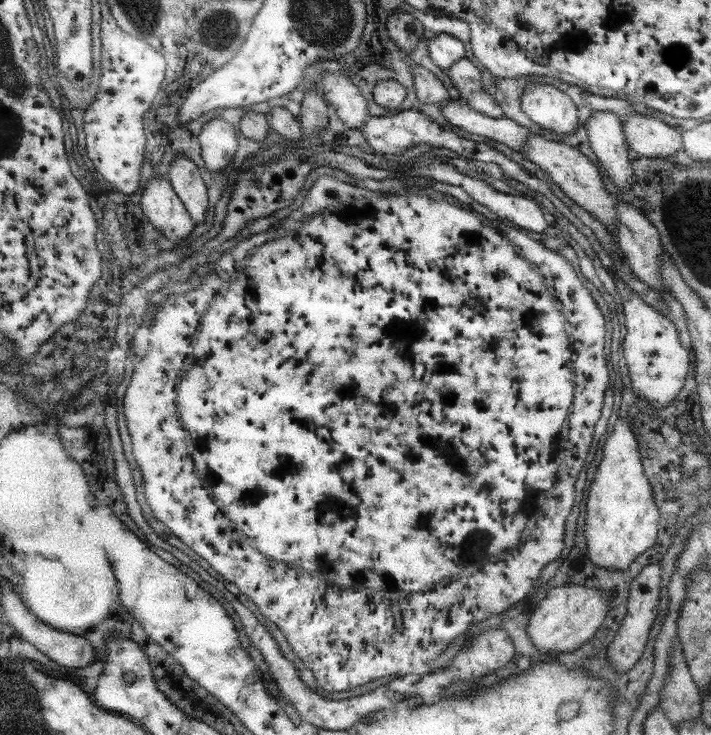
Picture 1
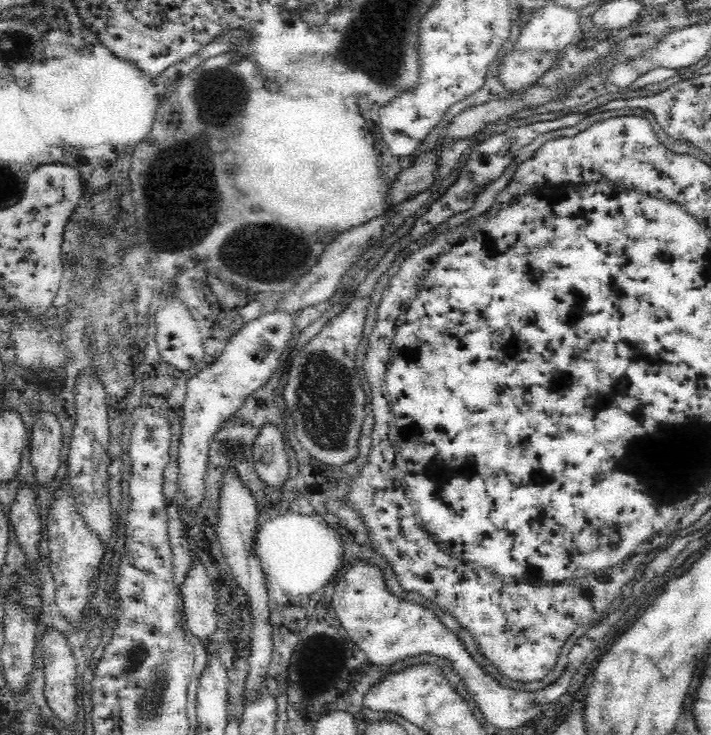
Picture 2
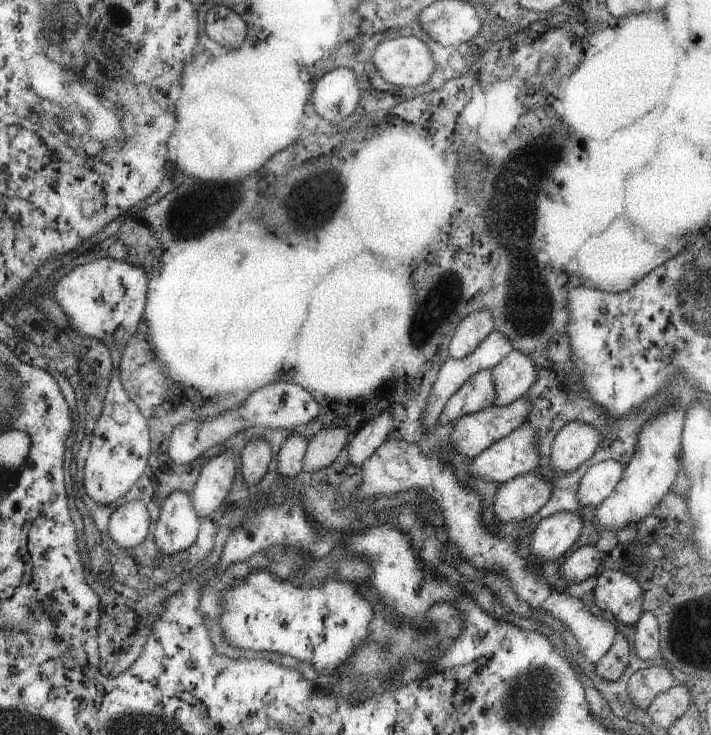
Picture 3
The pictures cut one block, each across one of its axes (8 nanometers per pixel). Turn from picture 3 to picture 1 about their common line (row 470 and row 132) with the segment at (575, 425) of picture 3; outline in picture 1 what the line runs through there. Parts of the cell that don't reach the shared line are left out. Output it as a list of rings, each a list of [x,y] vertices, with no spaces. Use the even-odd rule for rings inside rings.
[[[529,83],[523,88],[520,107],[532,122],[559,135],[575,134],[579,127],[575,101],[555,86]]]

